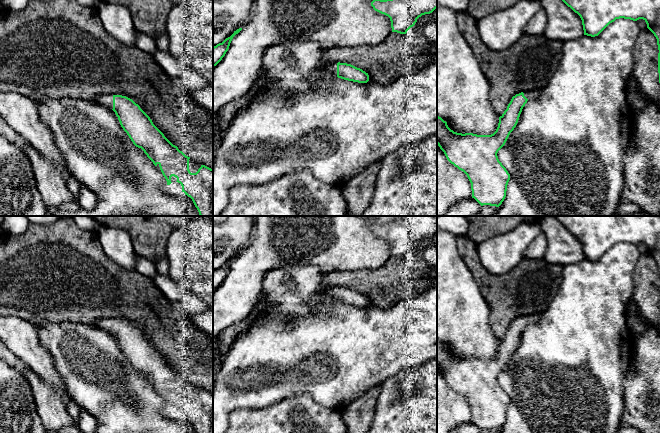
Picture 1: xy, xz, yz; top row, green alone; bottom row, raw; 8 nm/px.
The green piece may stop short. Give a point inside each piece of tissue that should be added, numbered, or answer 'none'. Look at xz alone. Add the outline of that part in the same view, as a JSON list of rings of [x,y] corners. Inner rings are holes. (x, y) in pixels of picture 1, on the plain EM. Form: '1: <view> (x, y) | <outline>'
1: xz (331, 294) | [[[337,287],[329,288],[324,295],[326,300],[337,301]]]

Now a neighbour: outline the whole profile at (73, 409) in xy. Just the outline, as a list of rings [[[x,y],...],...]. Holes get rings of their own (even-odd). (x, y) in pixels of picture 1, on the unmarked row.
[[[71,399],[66,401],[66,408],[76,425],[79,423],[81,408]]]

